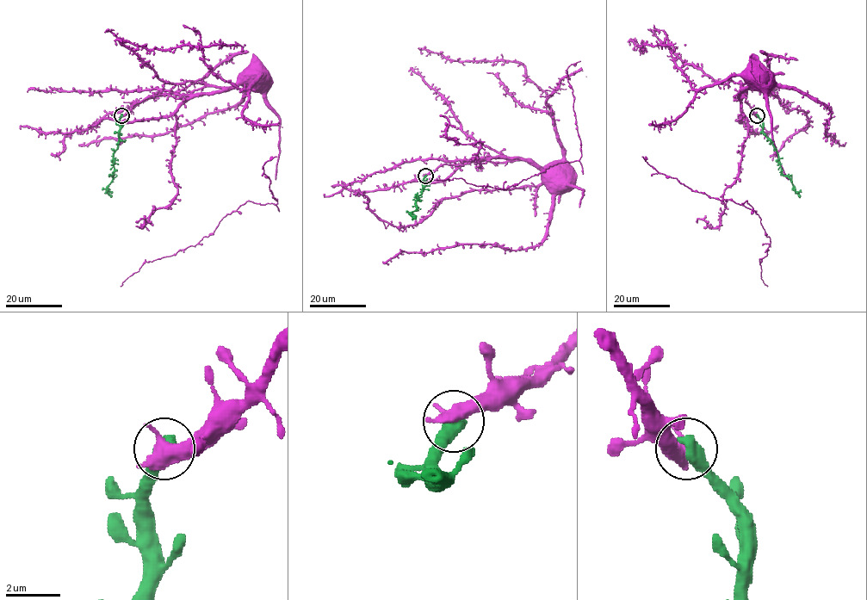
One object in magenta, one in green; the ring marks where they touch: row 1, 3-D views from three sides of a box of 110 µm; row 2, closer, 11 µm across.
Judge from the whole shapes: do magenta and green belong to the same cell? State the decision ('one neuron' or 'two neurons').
one neuron

